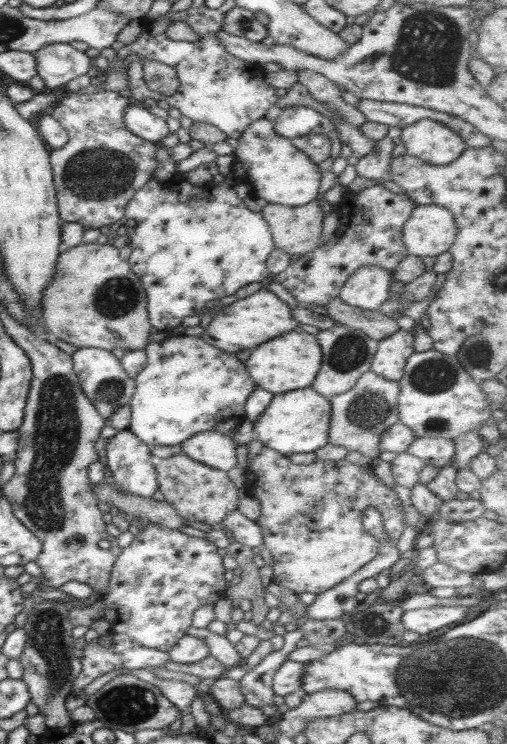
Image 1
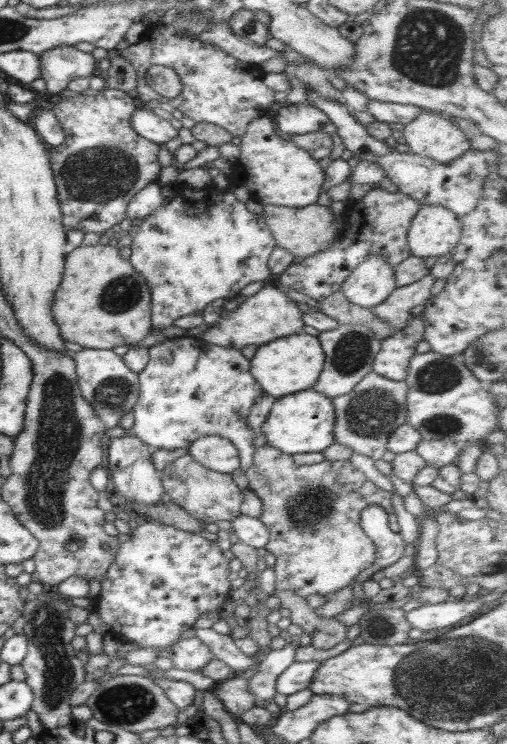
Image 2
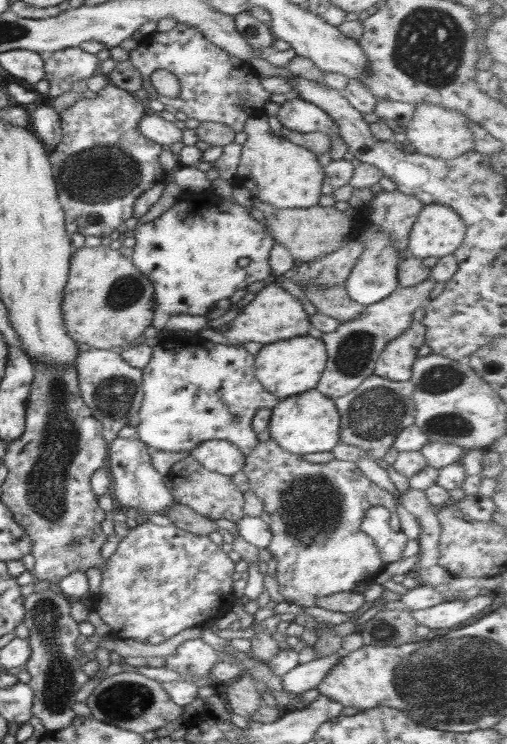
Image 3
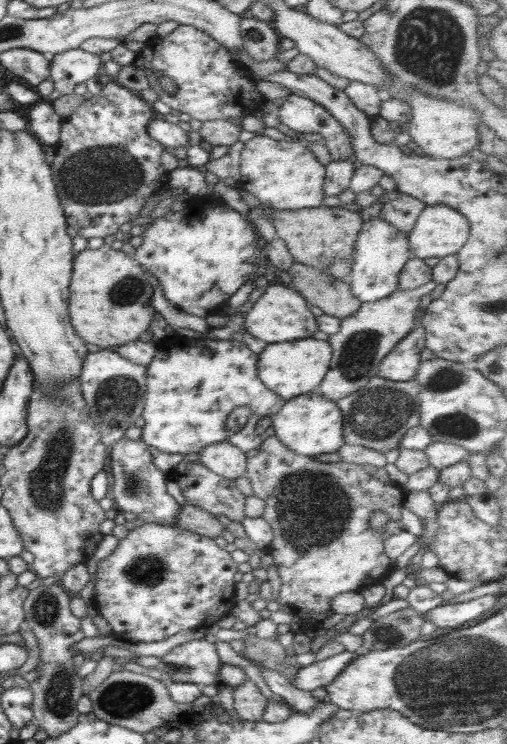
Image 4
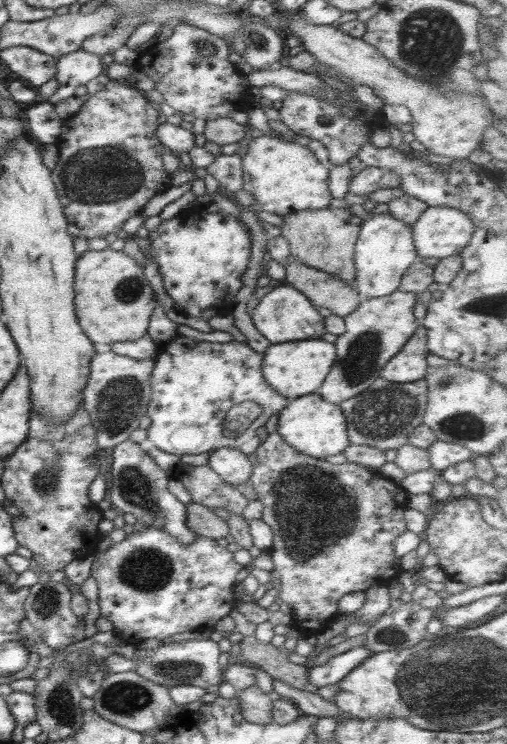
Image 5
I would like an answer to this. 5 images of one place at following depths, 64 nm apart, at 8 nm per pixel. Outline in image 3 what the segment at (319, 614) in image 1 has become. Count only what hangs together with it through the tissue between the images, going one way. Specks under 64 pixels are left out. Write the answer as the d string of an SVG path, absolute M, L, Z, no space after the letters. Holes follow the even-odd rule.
M372 506L364 512L360 526L362 531L374 539L384 565L402 559L402 552L408 544L408 536L402 531L394 532L389 527L389 517L389 511L383 506Z

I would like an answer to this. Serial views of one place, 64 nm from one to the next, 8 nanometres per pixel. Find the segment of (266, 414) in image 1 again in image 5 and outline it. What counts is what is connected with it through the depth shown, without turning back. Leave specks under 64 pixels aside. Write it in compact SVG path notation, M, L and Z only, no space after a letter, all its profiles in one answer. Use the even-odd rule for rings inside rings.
M317 392L290 399L279 412L276 430L294 449L314 458L324 459L342 454L351 445L342 409L339 405L324 400Z

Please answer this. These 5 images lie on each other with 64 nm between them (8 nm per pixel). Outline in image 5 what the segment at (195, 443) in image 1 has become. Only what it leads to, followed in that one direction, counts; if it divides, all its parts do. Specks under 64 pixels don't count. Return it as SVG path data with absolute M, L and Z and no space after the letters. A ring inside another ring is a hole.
M214 448L209 455L208 466L220 479L232 487L250 481L252 463L247 455L236 448Z

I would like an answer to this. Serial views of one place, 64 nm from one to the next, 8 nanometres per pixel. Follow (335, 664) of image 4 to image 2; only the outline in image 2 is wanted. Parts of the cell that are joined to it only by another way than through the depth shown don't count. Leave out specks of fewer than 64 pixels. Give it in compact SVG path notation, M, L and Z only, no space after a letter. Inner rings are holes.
M322 661L292 662L288 670L284 670L276 678L275 691L288 696L306 690L313 682L312 678L316 676L316 670L320 668L320 664Z

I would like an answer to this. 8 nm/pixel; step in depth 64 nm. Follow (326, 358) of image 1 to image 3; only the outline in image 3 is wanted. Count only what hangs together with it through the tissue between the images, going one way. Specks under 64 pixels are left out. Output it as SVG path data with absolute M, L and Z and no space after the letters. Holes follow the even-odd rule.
M429 279L417 286L409 288L398 287L397 290L394 290L392 294L380 302L366 305L364 307L364 313L362 313L360 317L341 322L335 331L324 333L320 340L324 342L326 346L328 361L315 389L328 398L340 398L340 396L344 396L352 392L352 390L356 390L368 376L372 376L372 374L374 374L376 361L378 361L381 353L390 342L398 339L402 332L405 332L405 330L409 328L414 320L412 314L414 314L420 306L426 304L426 301L430 298L430 292L432 292L436 283L437 282L433 279Z

